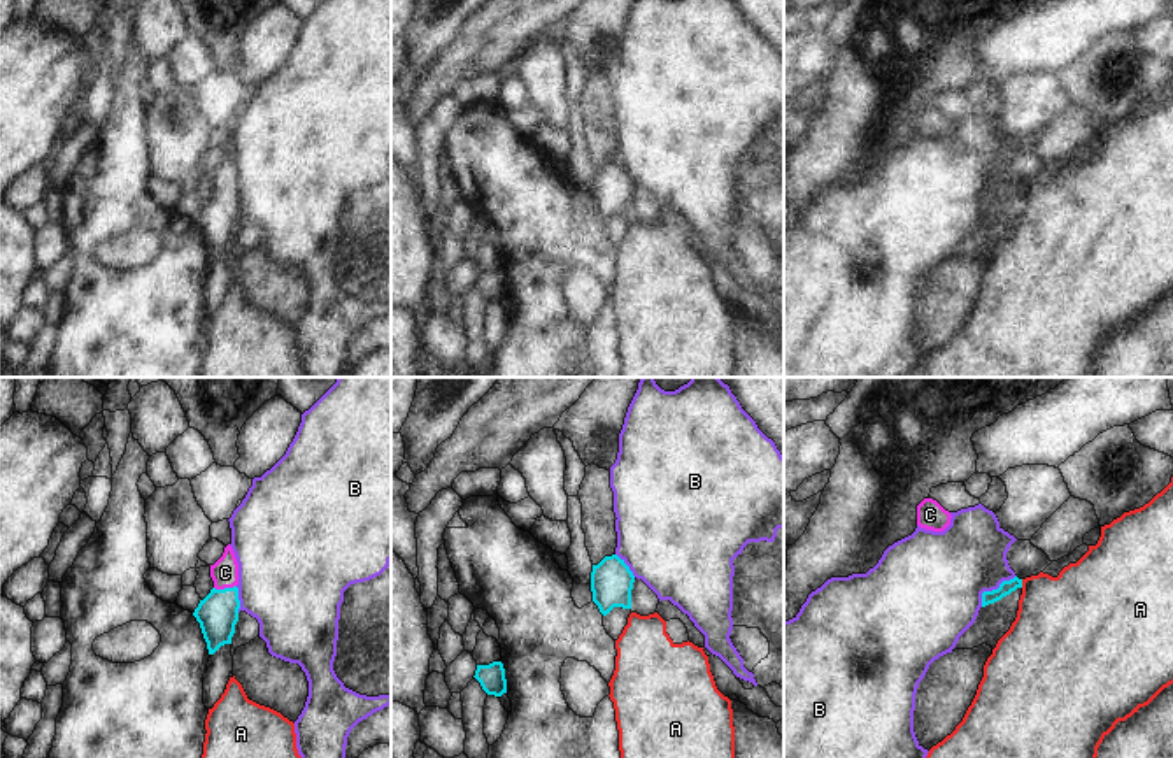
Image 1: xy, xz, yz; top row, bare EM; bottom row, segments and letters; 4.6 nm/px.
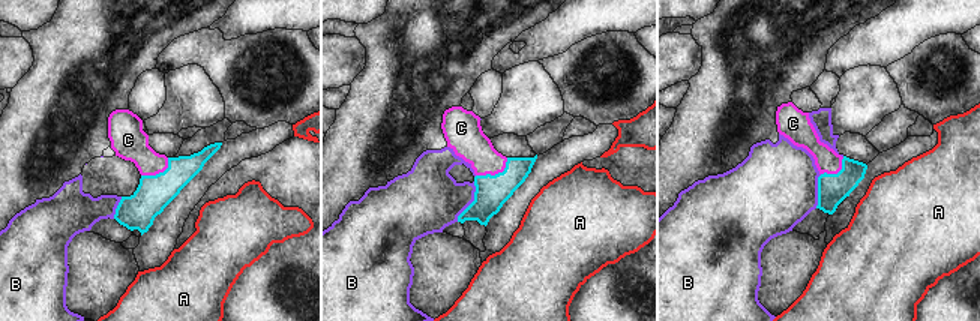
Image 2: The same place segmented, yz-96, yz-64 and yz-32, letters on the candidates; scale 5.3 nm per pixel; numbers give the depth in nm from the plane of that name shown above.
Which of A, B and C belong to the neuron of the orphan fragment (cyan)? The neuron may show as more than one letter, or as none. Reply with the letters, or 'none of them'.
C

